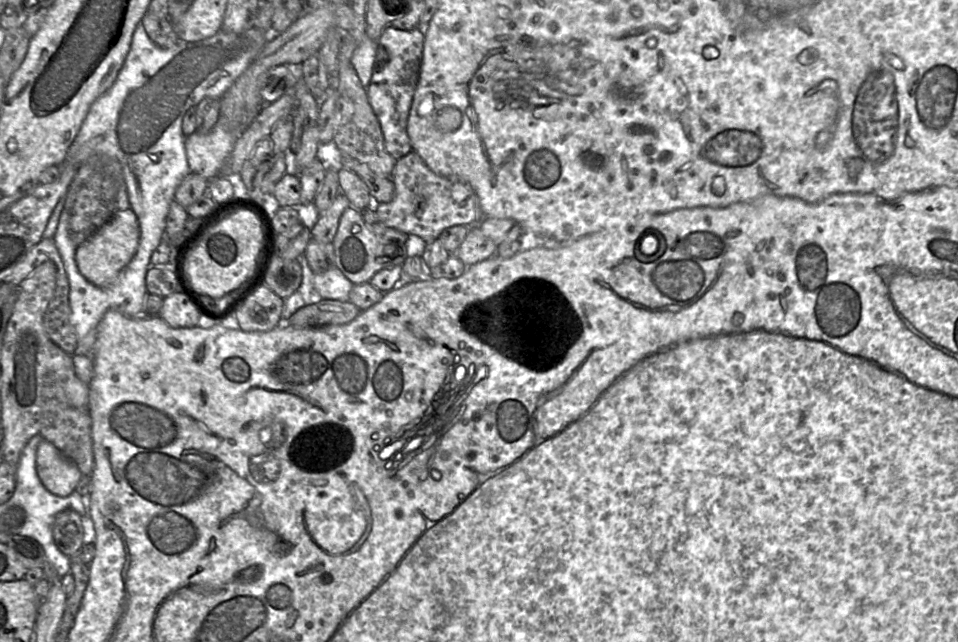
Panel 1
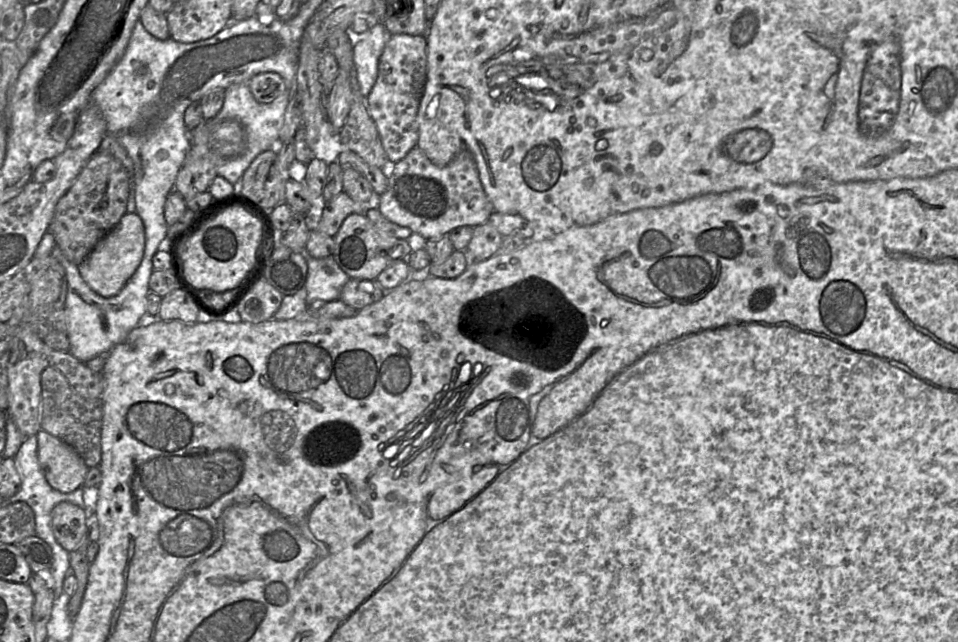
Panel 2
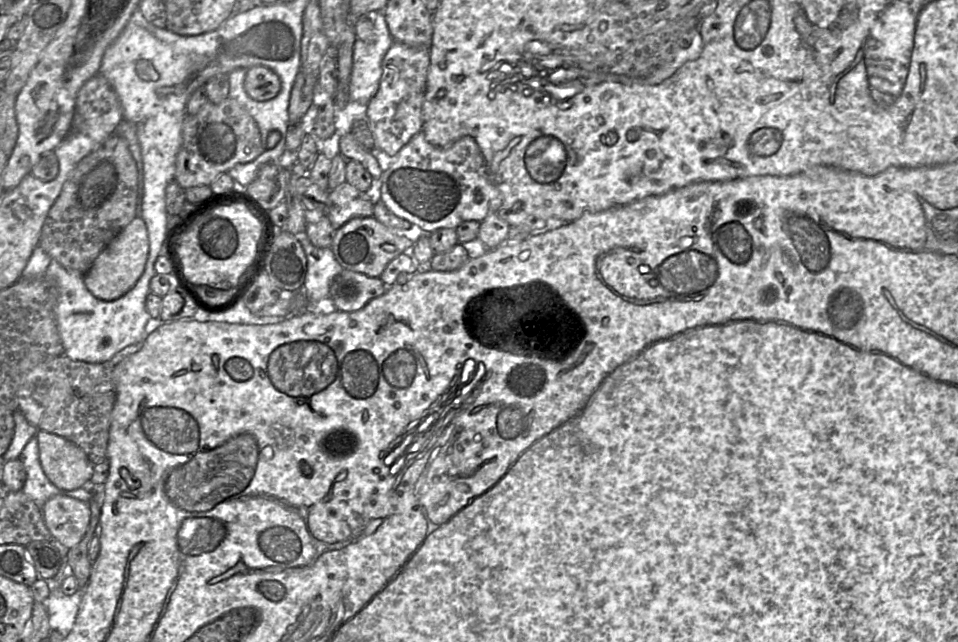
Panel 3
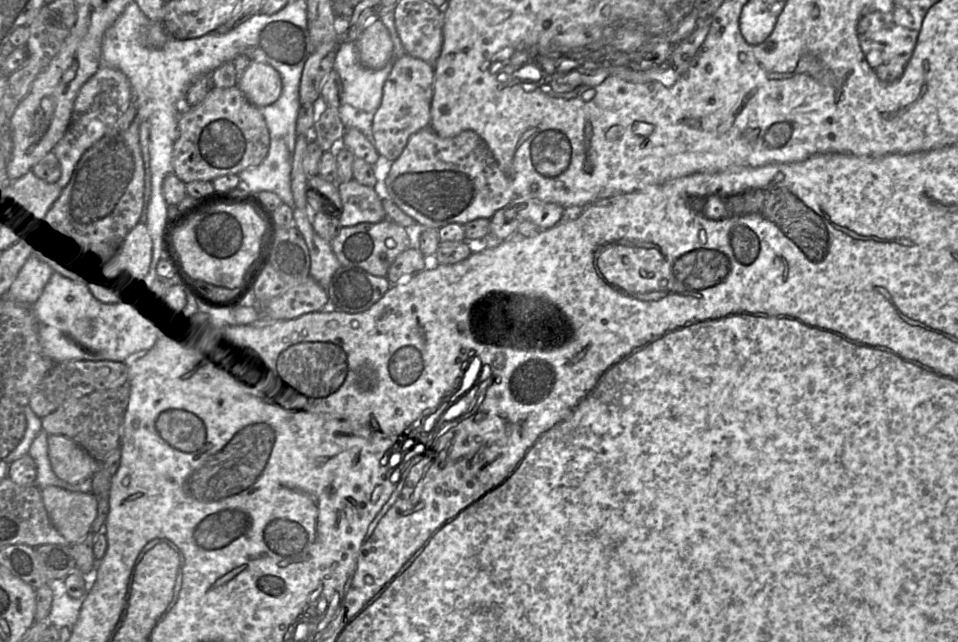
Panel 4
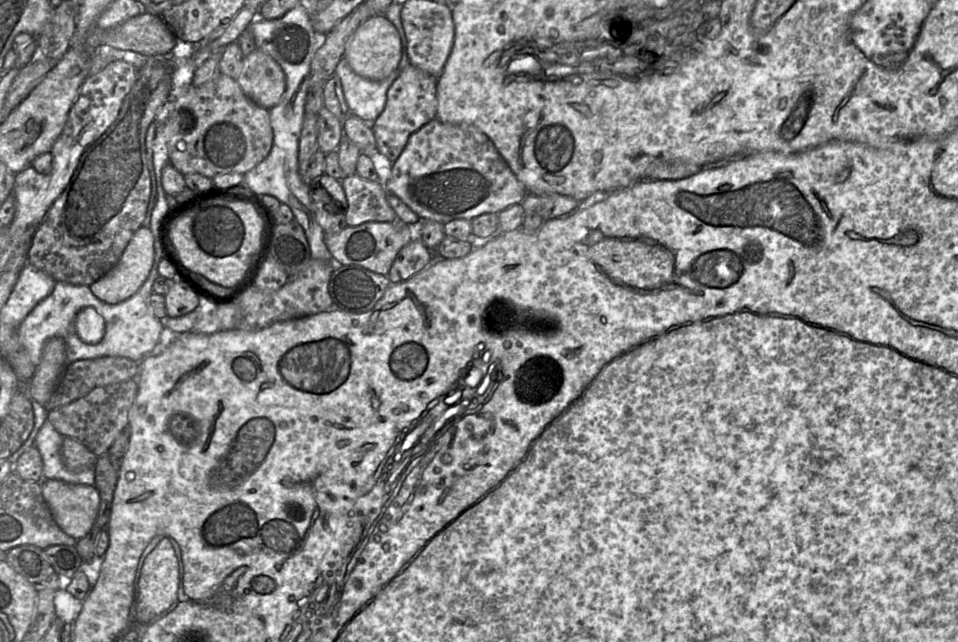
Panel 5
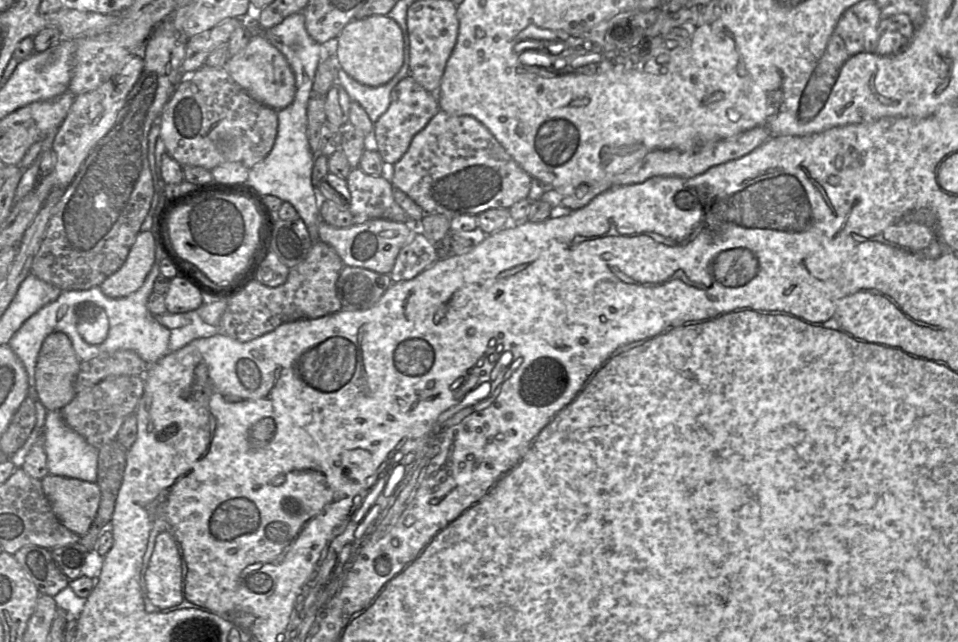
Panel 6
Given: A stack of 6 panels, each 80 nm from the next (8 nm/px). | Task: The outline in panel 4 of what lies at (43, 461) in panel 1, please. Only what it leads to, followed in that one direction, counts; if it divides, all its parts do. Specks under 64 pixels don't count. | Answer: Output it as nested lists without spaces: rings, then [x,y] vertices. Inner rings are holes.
[[[60,434],[48,436],[48,457],[55,475],[69,484],[91,478],[100,465],[72,439]]]

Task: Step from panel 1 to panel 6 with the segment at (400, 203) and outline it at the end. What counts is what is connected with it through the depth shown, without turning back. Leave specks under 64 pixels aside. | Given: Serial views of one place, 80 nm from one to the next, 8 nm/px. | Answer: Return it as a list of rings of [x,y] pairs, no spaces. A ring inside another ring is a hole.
[[[442,110],[412,139],[411,144],[394,164],[392,185],[416,202],[425,214],[442,214],[449,220],[460,215],[479,215],[489,209],[509,209],[528,197],[532,178],[504,149],[492,133],[469,115],[455,116]]]

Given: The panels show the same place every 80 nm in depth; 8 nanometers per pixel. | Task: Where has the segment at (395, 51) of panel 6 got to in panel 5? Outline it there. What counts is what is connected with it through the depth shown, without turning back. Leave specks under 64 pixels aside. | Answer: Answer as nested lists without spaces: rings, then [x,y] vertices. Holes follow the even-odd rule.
[[[384,14],[373,15],[362,22],[349,37],[343,57],[359,76],[372,81],[382,81],[398,68],[401,61],[402,48],[399,33]]]

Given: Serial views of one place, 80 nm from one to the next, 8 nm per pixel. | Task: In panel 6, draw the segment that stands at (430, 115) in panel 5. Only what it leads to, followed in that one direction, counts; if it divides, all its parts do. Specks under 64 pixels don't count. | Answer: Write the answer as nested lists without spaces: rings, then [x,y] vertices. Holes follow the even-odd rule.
[[[410,75],[403,78],[391,92],[387,111],[374,123],[376,150],[382,160],[391,164],[398,162],[408,150],[413,137],[439,110],[437,96],[425,90]]]

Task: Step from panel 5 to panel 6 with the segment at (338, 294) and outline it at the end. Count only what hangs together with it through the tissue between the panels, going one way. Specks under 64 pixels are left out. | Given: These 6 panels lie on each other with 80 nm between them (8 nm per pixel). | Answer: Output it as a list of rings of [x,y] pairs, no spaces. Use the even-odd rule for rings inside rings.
[[[345,265],[336,282],[341,310],[358,311],[372,307],[392,283],[389,274]]]

